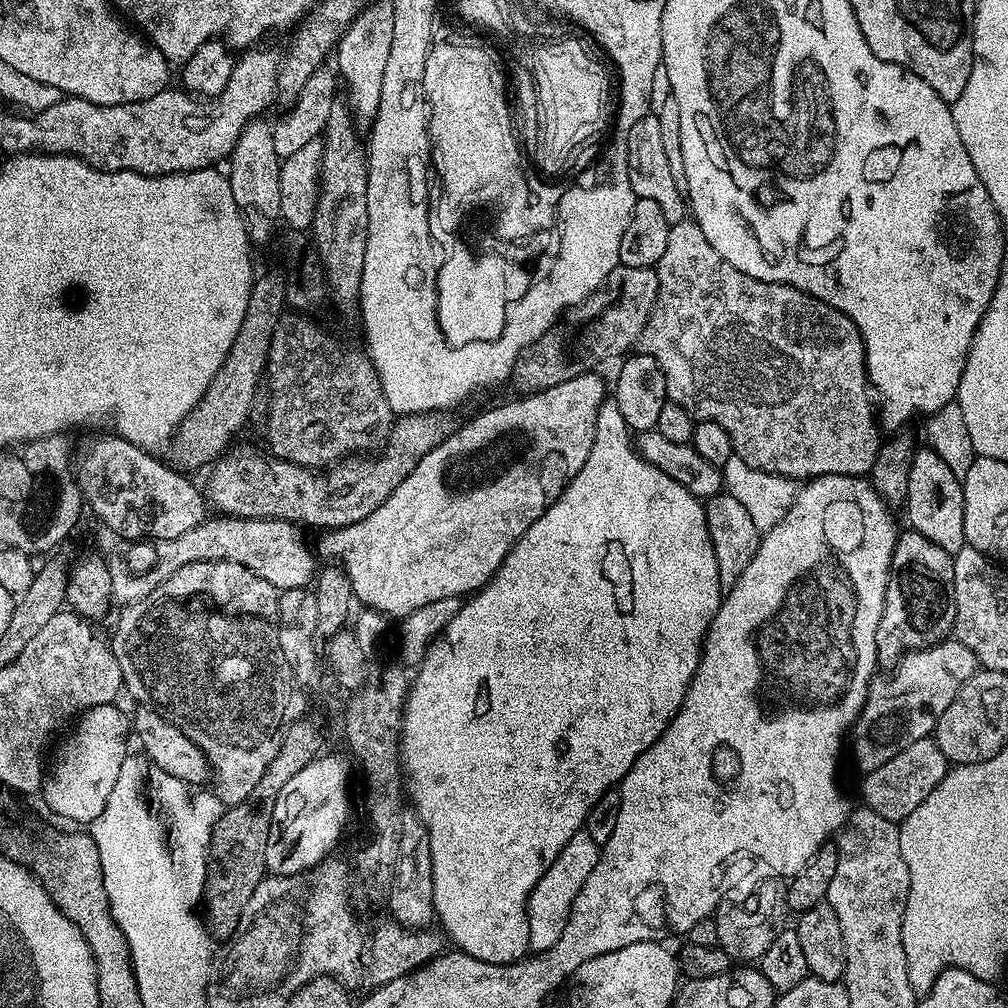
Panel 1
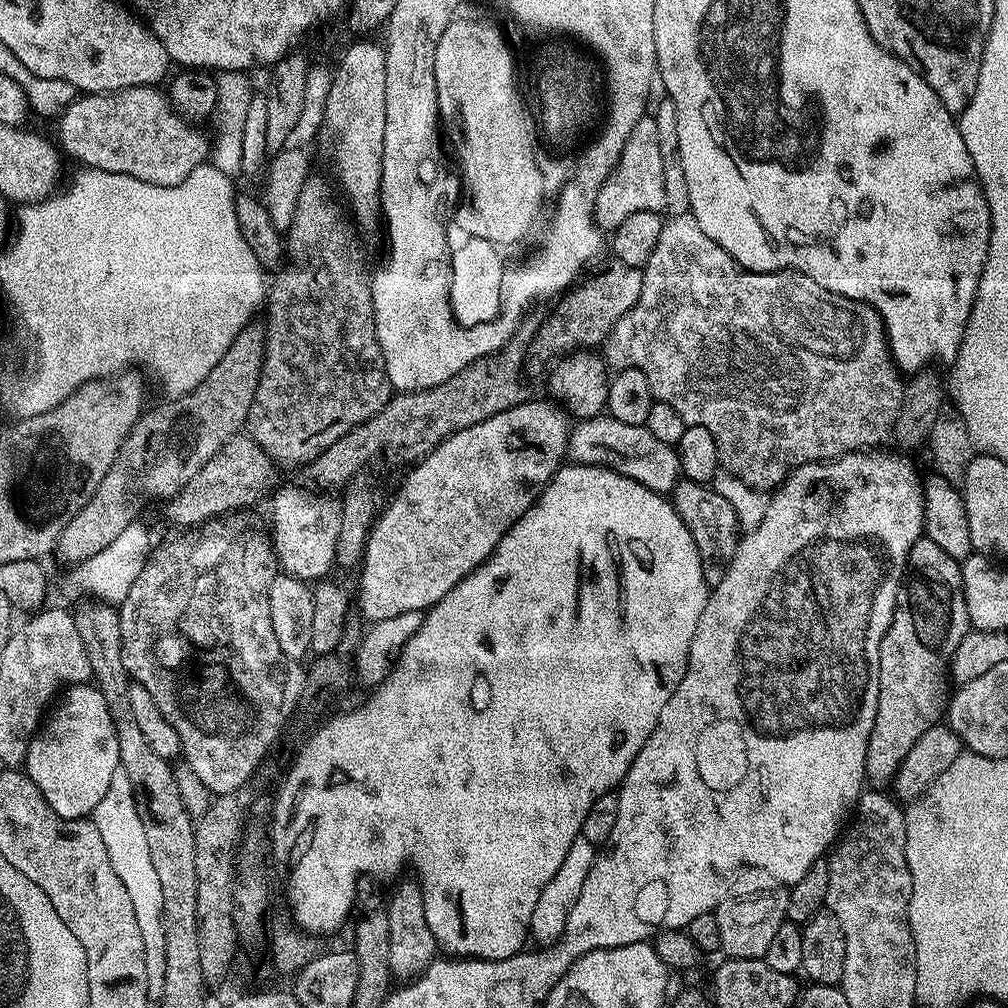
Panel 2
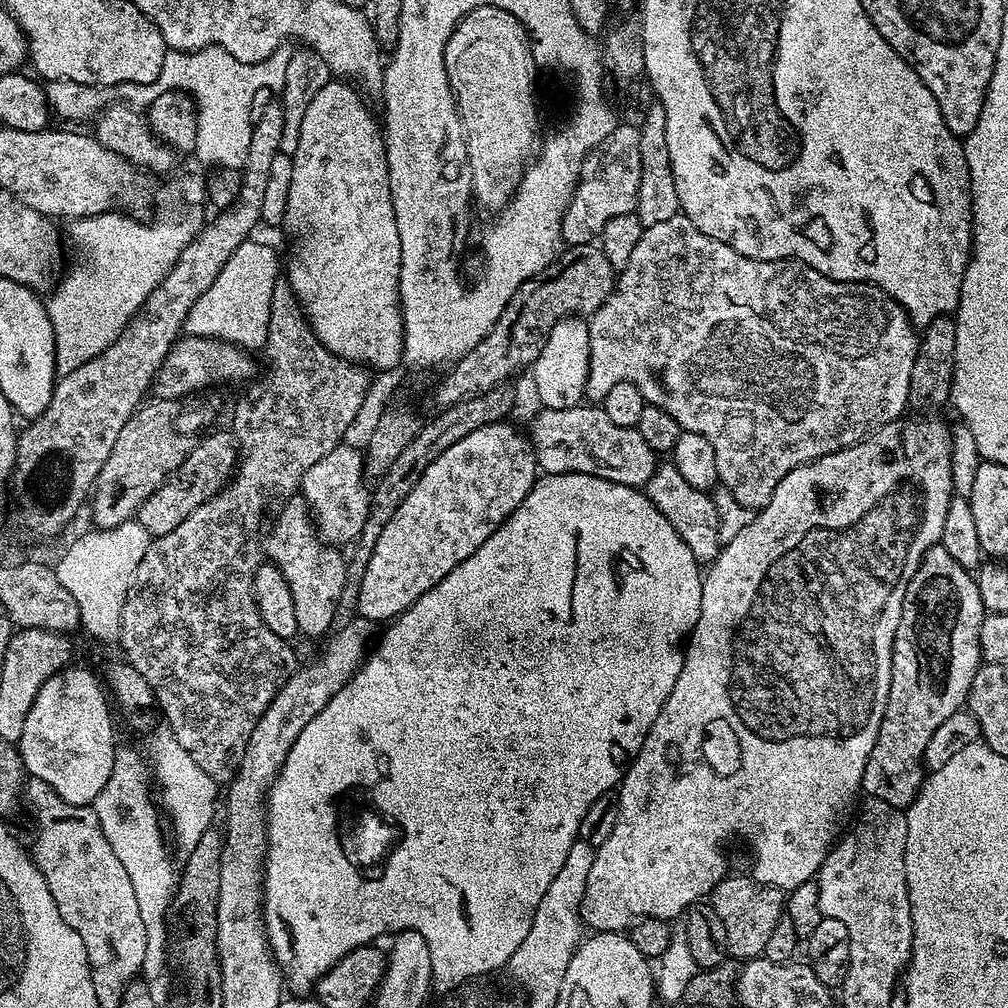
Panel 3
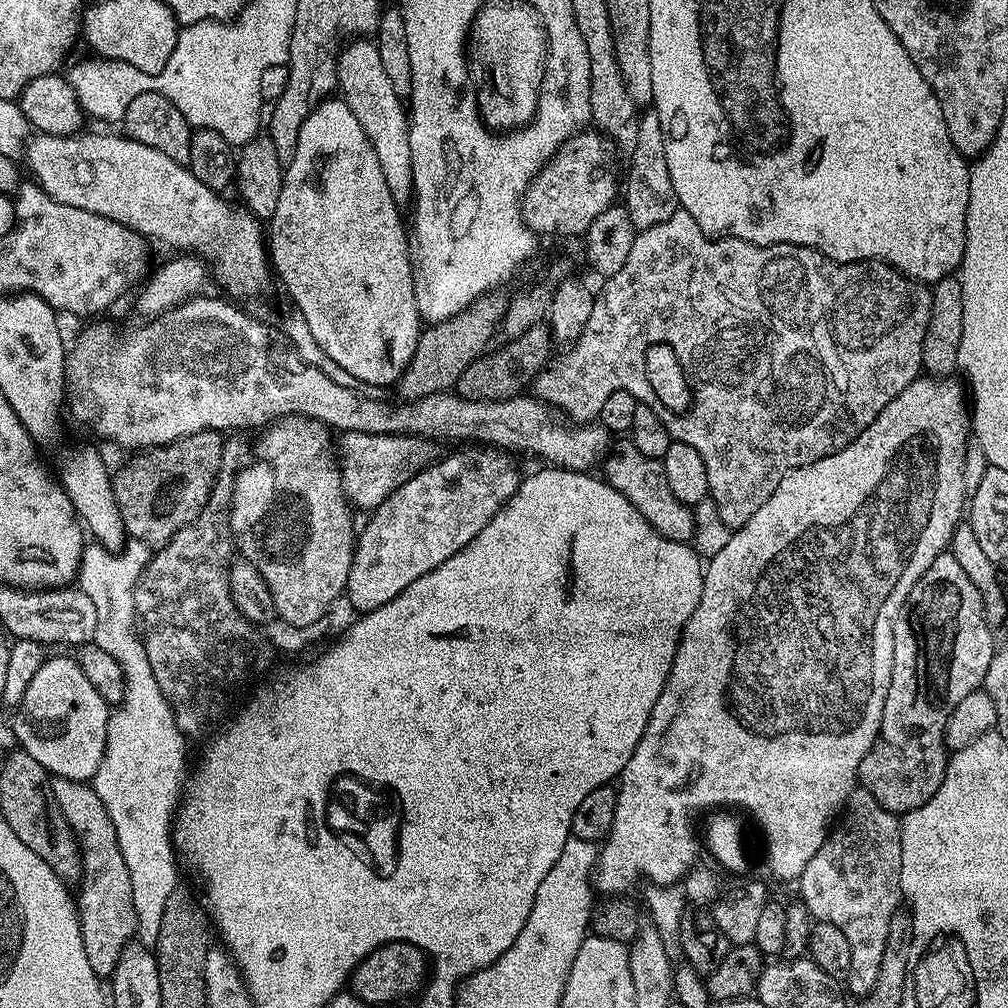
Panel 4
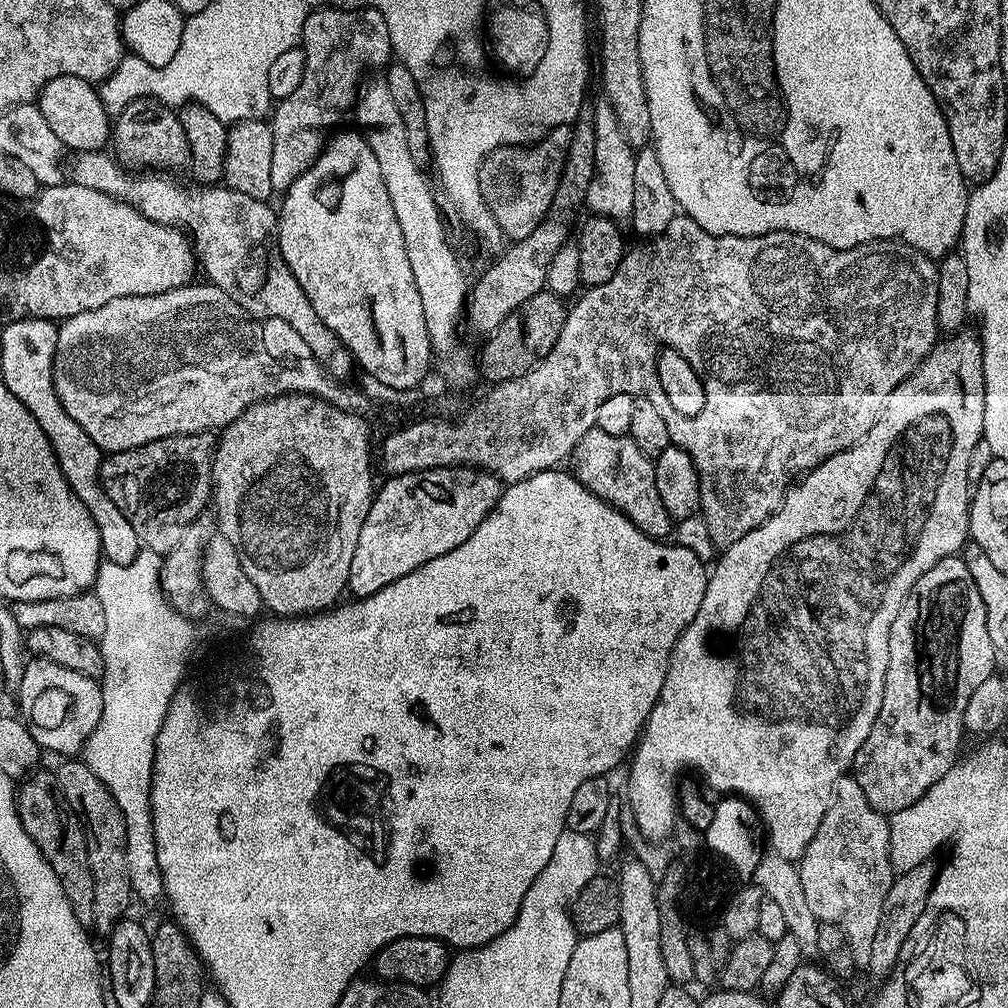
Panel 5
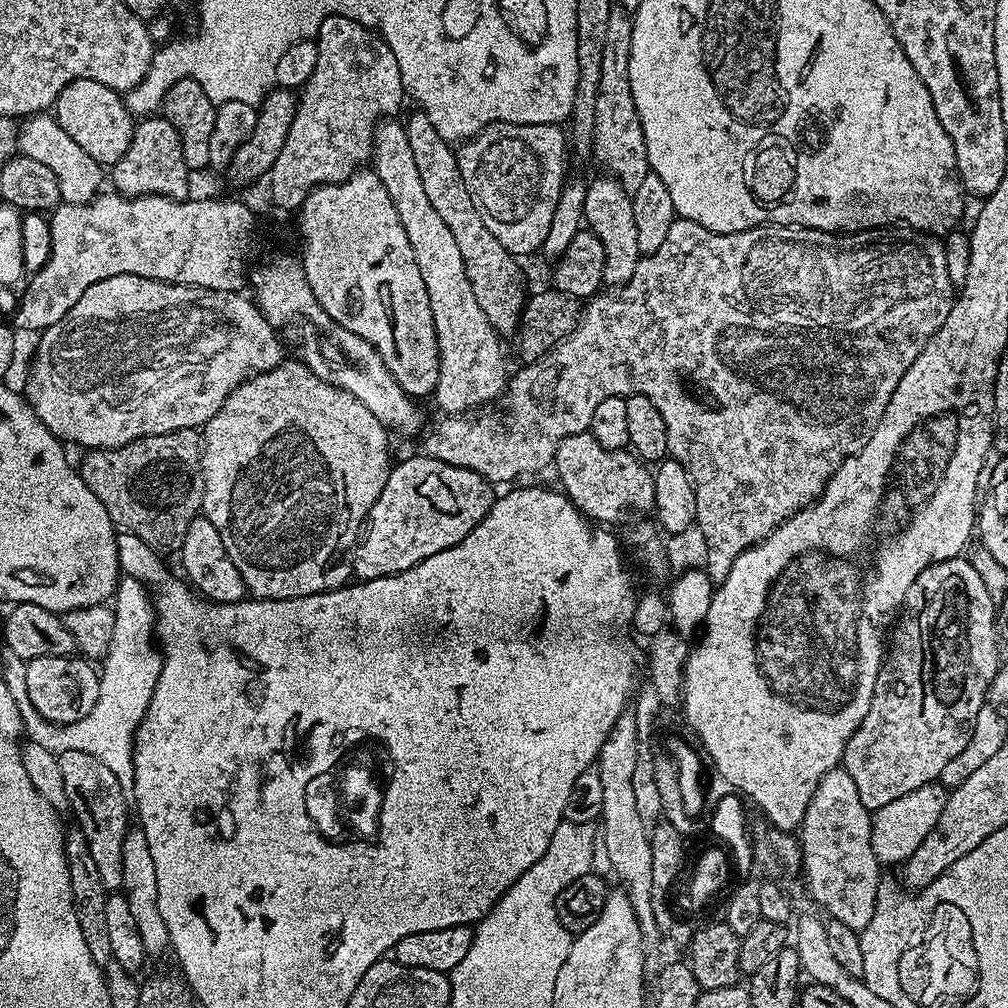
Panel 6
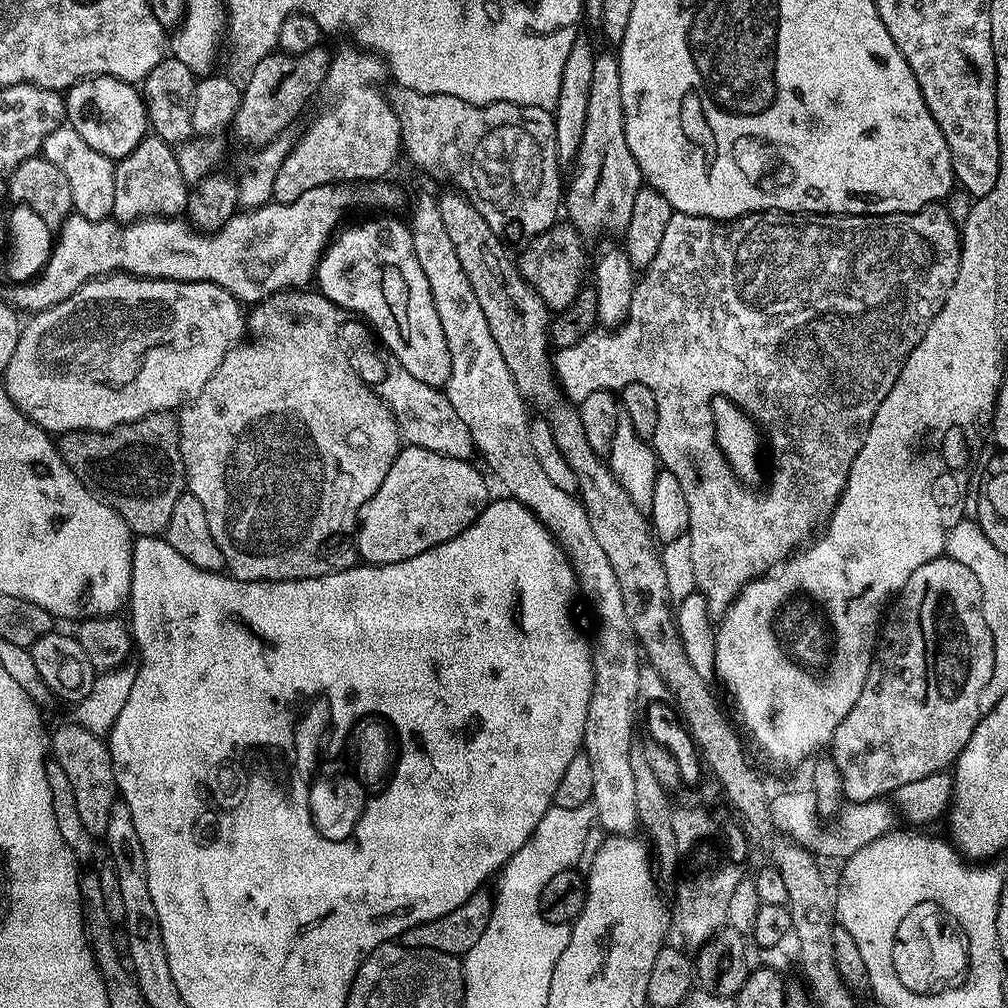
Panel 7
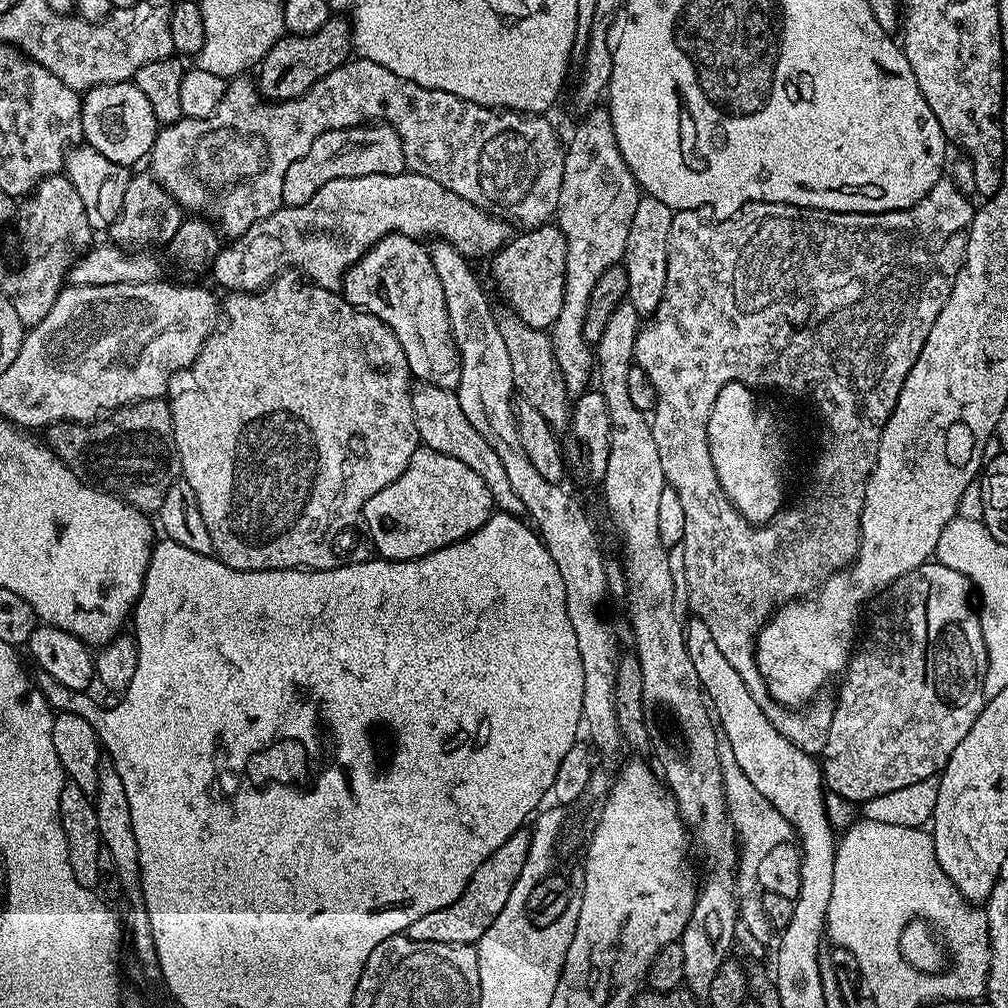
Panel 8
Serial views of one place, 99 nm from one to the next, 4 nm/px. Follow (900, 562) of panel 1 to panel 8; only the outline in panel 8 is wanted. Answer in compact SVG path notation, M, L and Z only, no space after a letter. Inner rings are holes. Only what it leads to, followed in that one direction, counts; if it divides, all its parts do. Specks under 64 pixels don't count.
M929 562L910 570L893 584L889 584L875 597L871 605L872 617L868 620L868 633L859 641L854 655L848 663L844 685L840 688L840 701L835 701L830 722L830 738L826 738L826 746L822 753L823 782L829 793L836 793L851 802L863 802L904 786L911 786L924 779L930 779L944 771L950 754L954 754L954 746L966 738L970 726L983 710L986 697L984 695L984 679L988 669L988 651L982 634L980 617L974 607L974 589L968 579L958 570L950 570L950 566L939 562Z

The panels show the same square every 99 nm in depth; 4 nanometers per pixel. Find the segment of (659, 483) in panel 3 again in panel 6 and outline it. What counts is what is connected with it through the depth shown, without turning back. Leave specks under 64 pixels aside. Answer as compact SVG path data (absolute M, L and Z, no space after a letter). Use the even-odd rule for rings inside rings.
M591 431L579 432L573 436L563 436L556 443L555 468L556 476L560 479L559 487L564 495L571 500L579 512L584 513L589 521L612 526L612 523L620 519L627 511L648 514L654 509L653 473L650 471L649 465L631 450L609 450L602 447L593 438Z

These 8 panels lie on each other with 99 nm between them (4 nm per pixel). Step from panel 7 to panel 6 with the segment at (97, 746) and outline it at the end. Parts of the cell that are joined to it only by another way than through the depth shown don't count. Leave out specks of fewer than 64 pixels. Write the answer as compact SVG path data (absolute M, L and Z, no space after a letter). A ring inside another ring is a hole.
M68 748L59 753L58 766L62 770L62 782L66 782L66 794L68 795L68 806L71 815L76 815L75 823L82 830L86 838L86 846L90 850L90 855L94 857L94 862L98 866L98 875L102 878L102 886L105 890L122 889L122 842L124 835L128 833L130 827L130 804L126 801L126 794L122 786L118 786L118 778L114 778L103 762L98 762L94 754L86 754L82 750Z

